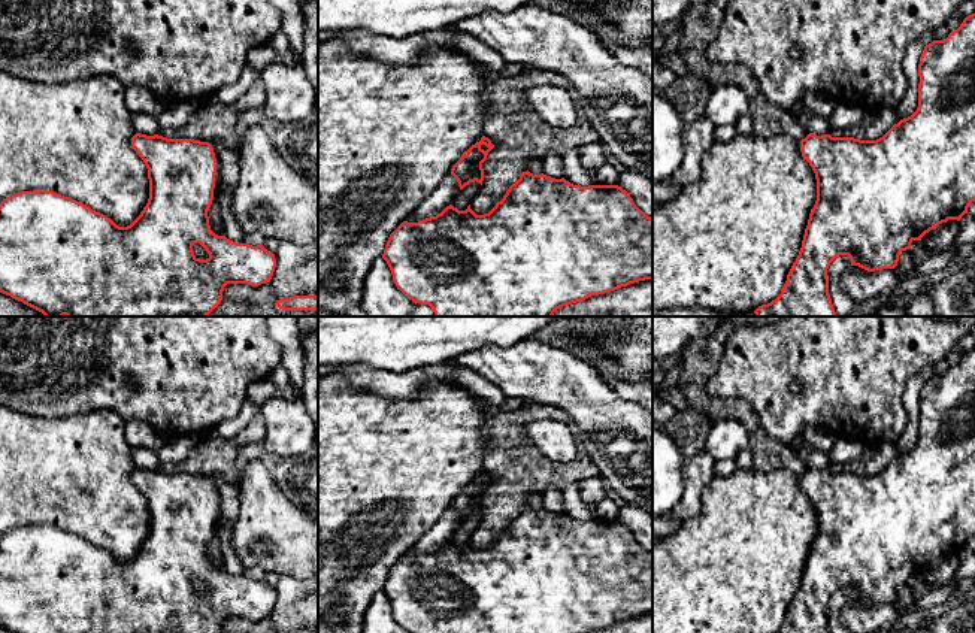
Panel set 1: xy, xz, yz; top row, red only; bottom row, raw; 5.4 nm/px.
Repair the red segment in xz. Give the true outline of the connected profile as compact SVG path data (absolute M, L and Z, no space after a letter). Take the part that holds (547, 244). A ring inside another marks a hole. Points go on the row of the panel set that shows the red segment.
M523 172L520 179L509 187L496 206L484 215L476 215L470 205L458 211L446 206L436 216L418 222L403 221L388 237L382 258L387 261L393 281L415 305L429 305L433 316L552 316L560 308L582 302L591 296L611 293L630 284L652 279L652 218L645 215L633 202L630 194L618 185L573 185L564 178L555 179L543 173Z

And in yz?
M975 13L966 16L960 27L948 34L944 40L933 40L924 46L918 64L918 107L917 110L894 124L882 137L876 140L860 140L854 137L832 137L830 134L809 133L800 140L800 151L803 158L809 163L817 179L817 200L811 209L808 225L805 228L802 248L796 261L793 263L781 294L767 305L758 306L756 316L838 316L829 294L827 269L830 263L839 255L848 255L851 266L859 266L867 272L894 269L902 251L911 248L914 240L933 230L936 225L948 219L960 221L972 202L975 202Z

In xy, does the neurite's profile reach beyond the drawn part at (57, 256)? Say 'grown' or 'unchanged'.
unchanged

